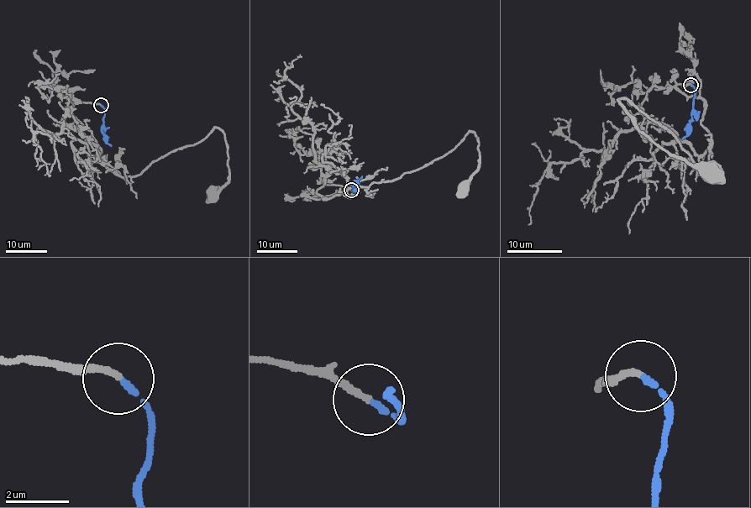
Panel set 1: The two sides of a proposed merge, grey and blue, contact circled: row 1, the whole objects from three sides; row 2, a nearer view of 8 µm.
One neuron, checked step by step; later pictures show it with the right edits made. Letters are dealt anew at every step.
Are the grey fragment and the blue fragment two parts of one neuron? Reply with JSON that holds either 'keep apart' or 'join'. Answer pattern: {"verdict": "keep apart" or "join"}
{"verdict": "join"}

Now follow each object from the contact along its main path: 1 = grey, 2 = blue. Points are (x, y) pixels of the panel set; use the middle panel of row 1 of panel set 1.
1: (351, 191), (323, 180), (316, 192), (349, 198), (357, 185), (426, 166), (471, 132), (480, 161), (461, 187)
2: (352, 191), (355, 192), (352, 186), (362, 176)

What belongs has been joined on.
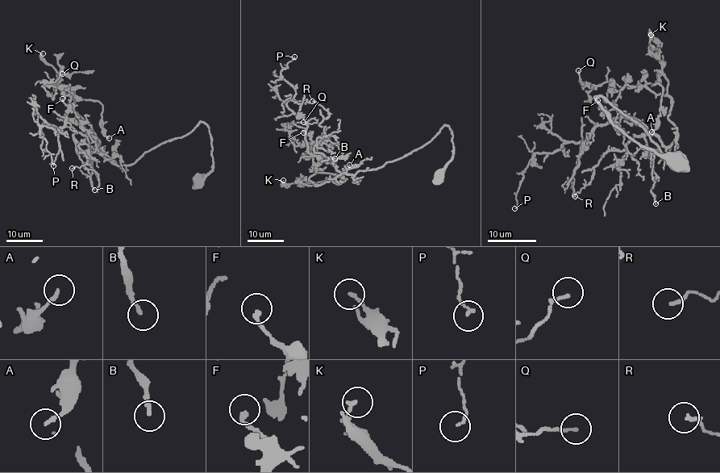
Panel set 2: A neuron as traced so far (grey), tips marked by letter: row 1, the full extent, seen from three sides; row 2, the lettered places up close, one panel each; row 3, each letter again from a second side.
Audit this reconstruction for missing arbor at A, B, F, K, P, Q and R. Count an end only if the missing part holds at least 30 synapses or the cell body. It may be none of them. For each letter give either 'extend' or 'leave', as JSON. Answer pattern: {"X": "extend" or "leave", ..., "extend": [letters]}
{"A": "leave", "B": "leave", "F": "leave", "K": "leave", "P": "leave", "Q": "leave", "R": "leave", "extend": []}

